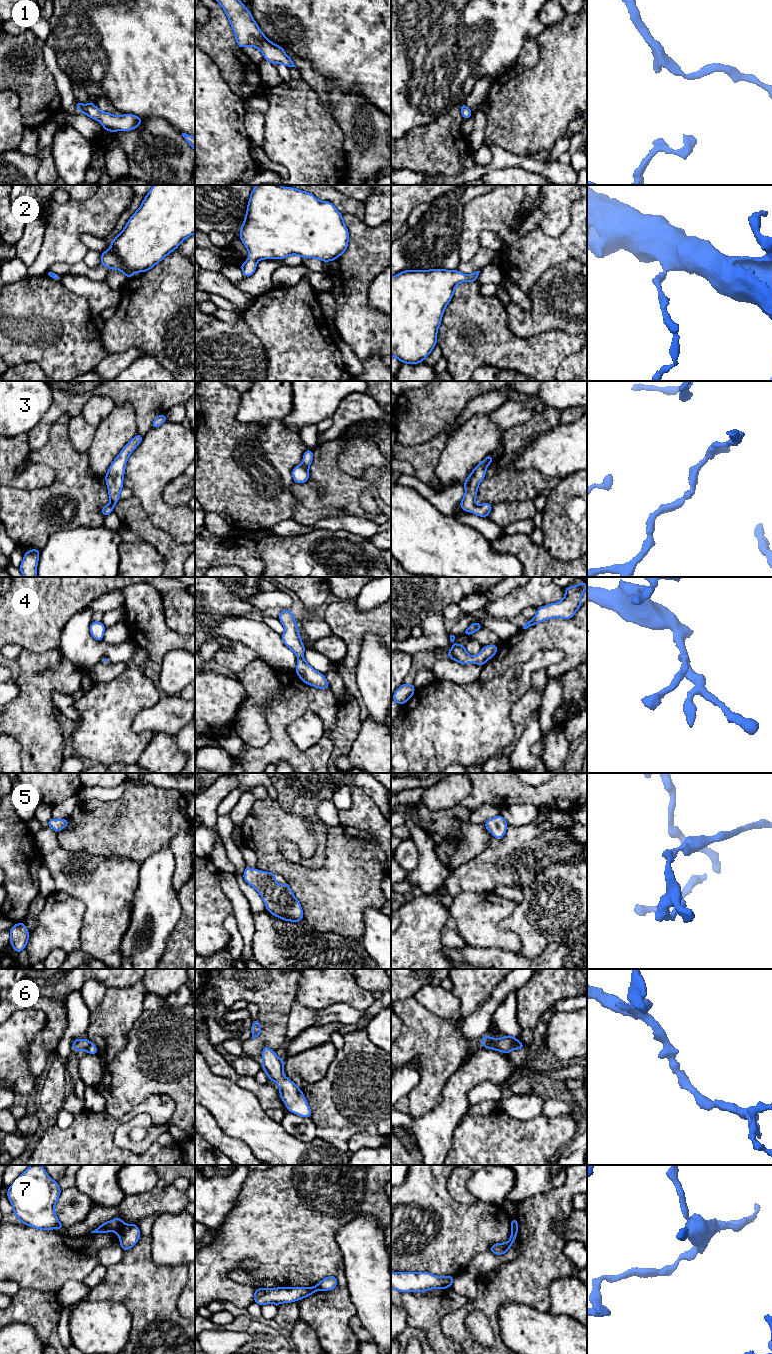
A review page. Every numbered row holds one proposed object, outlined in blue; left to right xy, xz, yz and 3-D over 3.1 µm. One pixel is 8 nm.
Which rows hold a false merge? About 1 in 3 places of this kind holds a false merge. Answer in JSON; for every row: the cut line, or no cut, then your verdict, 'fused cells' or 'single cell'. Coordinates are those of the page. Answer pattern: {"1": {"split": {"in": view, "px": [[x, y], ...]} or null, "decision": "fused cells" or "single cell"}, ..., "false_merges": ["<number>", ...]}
{"1": {"split": null, "decision": "single cell"}, "2": {"split": null, "decision": "single cell"}, "3": {"split": null, "decision": "single cell"}, "4": {"split": null, "decision": "single cell"}, "5": {"split": null, "decision": "single cell"}, "6": {"split": null, "decision": "single cell"}, "7": {"split": {"in": "xy", "px": [[125, 1226], [119, 1235]]}, "decision": "fused cells"}, "false_merges": ["7"]}

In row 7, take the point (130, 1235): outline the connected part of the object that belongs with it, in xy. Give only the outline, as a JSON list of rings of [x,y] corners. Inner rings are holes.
[[[127,1224],[119,1235],[119,1240],[123,1251],[133,1247],[139,1240],[141,1232],[136,1224]]]

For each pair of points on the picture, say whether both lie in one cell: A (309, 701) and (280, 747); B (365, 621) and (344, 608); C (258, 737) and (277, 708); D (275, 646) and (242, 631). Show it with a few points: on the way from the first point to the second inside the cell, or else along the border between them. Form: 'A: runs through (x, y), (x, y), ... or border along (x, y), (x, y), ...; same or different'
A: runs through (296, 707), (280, 723), (280, 734); same
B: runs through (360, 621), (357, 621), (349, 613); same
C: border along (269, 700), (264, 715), (269, 738), (261, 746); different
D: runs through (267, 643), (257, 635), (250, 633); same

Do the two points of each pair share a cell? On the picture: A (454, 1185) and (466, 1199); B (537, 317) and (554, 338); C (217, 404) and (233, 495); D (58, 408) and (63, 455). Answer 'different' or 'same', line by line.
A: same
B: different
C: same
D: different

